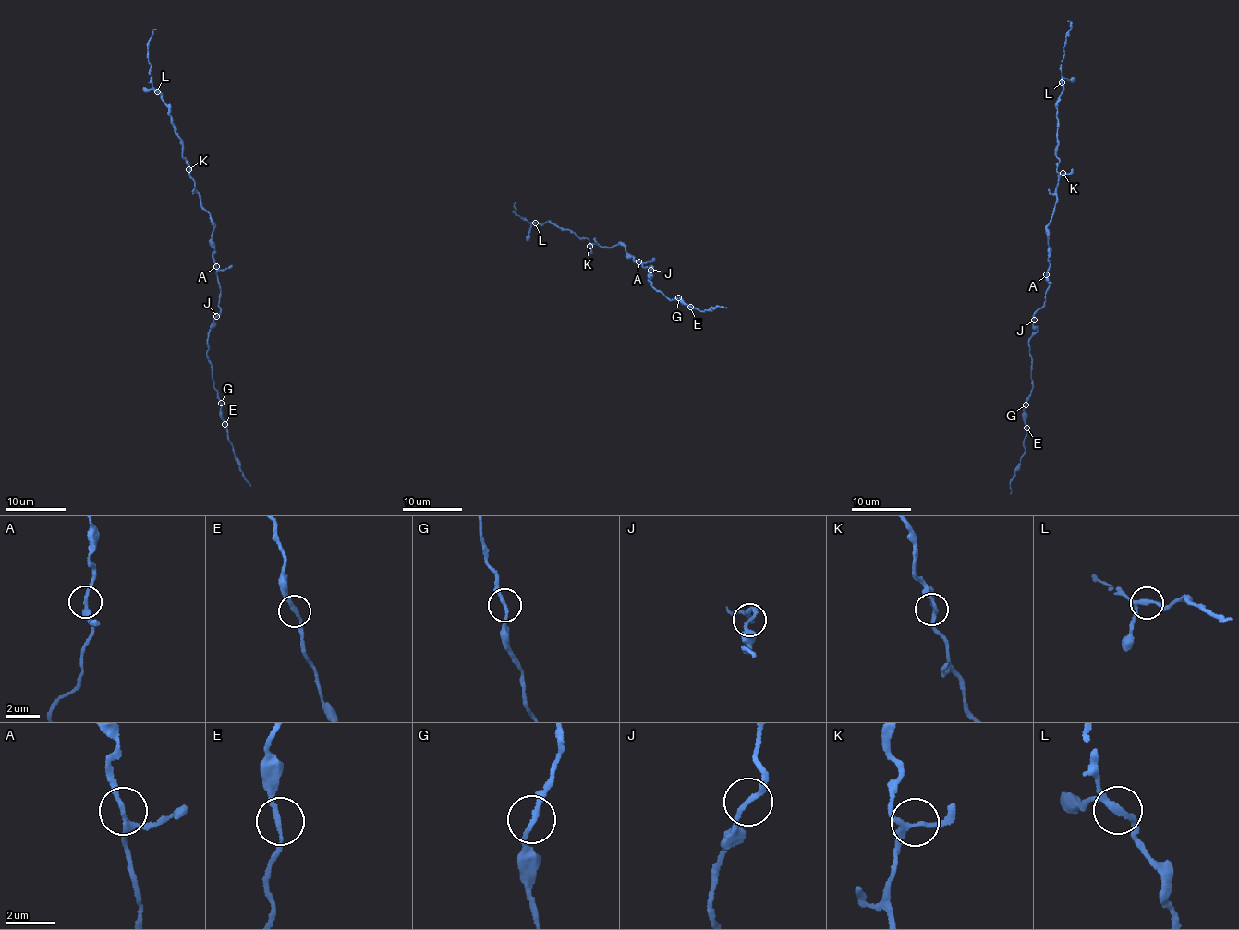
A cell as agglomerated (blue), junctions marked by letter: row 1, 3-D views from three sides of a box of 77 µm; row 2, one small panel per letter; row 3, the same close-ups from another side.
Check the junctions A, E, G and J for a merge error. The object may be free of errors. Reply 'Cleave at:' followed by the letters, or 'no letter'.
Cleave at: no letter

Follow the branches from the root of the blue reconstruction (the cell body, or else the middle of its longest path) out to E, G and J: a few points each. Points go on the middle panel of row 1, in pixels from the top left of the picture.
E: (634, 259), (644, 269), (652, 268), (649, 281), (656, 291), (671, 301), (680, 298), (690, 307)
G: (634, 259), (644, 269), (651, 271), (652, 268), (649, 281), (656, 291), (660, 290), (671, 301), (678, 297)
J: (634, 259), (644, 269), (651, 271), (651, 266), (650, 270)

